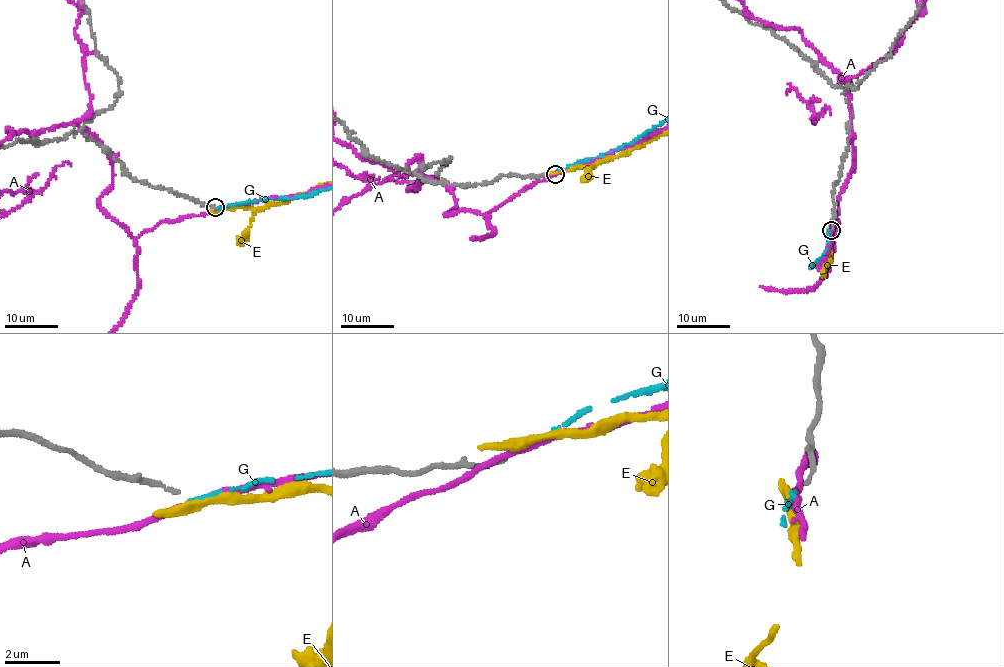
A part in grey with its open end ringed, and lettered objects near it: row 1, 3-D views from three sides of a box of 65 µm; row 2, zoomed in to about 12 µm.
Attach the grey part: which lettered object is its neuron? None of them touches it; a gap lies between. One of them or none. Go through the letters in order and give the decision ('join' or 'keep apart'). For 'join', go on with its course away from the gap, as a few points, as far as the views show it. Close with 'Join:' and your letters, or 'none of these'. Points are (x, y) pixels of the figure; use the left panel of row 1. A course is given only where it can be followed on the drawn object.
A: keep apart
E: keep apart
G: join
Join: G

